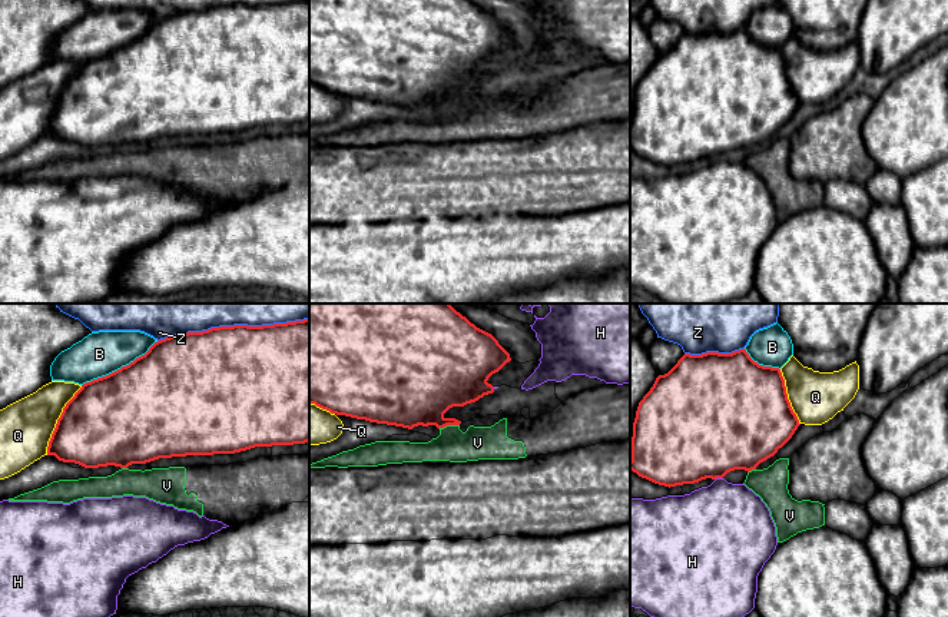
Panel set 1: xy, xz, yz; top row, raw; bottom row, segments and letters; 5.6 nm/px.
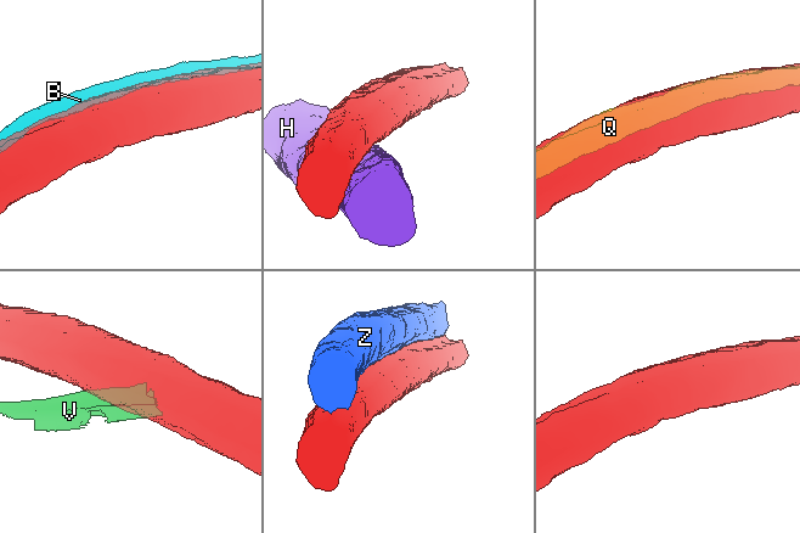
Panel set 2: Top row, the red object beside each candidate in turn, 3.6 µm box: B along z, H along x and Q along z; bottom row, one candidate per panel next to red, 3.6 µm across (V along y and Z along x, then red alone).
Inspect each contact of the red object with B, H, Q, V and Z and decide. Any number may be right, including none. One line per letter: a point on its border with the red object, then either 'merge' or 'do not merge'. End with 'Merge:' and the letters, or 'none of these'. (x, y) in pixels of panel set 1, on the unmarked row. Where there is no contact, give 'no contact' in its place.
B: xy (121, 47) | do not merge
H: yz (718, 156) | do not merge
Q: xy (57, 99) | do not merge
V: xz (448, 103) | do not merge
Z: xy (226, 6) | do not merge
Merge: none of these

